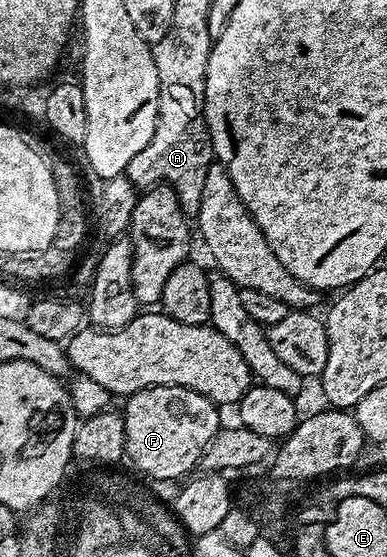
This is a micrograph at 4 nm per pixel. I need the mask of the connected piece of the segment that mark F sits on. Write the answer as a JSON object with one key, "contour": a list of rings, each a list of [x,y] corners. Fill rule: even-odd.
{"contour":[[[155,384],[132,392],[124,404],[125,454],[128,463],[133,463],[142,472],[142,477],[150,476],[153,480],[180,481],[188,477],[194,471],[192,468],[200,465],[205,447],[223,427],[221,416],[217,413],[220,412],[218,405],[203,394],[183,386]]]}

